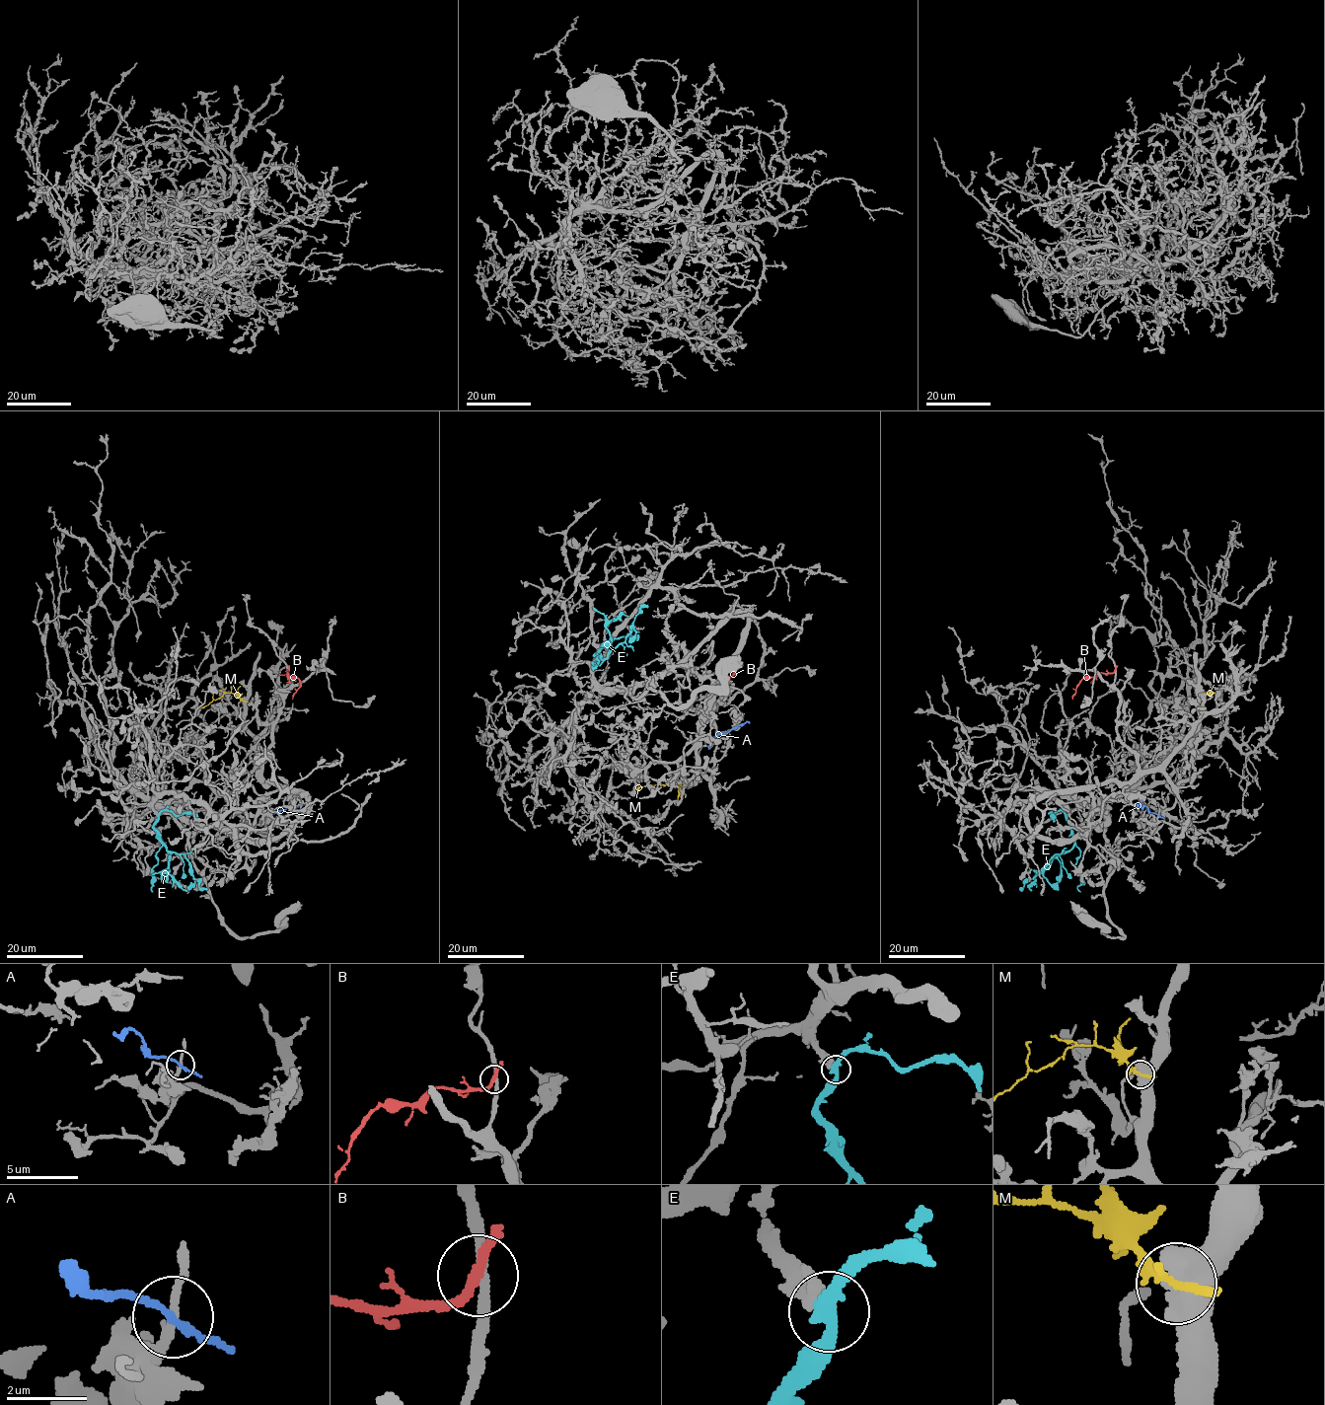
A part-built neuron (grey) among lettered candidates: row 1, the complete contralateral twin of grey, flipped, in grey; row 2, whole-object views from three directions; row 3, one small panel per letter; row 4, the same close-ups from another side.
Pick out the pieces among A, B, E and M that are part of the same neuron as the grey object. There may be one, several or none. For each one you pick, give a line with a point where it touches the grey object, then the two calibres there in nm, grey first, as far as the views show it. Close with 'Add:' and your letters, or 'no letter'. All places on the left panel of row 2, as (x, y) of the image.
E: (159, 816) | 440/440 nm
Add: E

